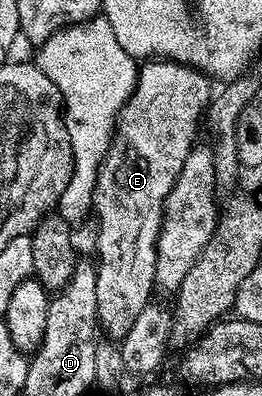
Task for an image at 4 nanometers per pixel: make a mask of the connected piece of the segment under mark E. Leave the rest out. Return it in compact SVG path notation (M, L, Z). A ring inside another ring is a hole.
M147 59L138 66L133 91L119 113L119 124L115 127L115 135L111 138L111 146L107 149L107 156L103 158L103 164L99 167L93 206L93 217L99 220L99 257L97 256L97 268L95 270L97 275L97 325L108 338L122 339L133 326L133 321L137 318L141 309L152 300L151 291L153 292L156 288L155 248L157 247L157 239L159 238L159 231L163 222L165 199L169 195L173 183L177 183L177 175L181 175L181 167L185 163L185 155L189 155L189 151L197 144L198 137L195 136L199 133L199 121L201 125L205 117L205 110L208 108L213 96L213 88L211 89L210 84L212 85L212 82L206 73L201 73L197 69L190 69L188 65L179 65L176 61L166 59Z

